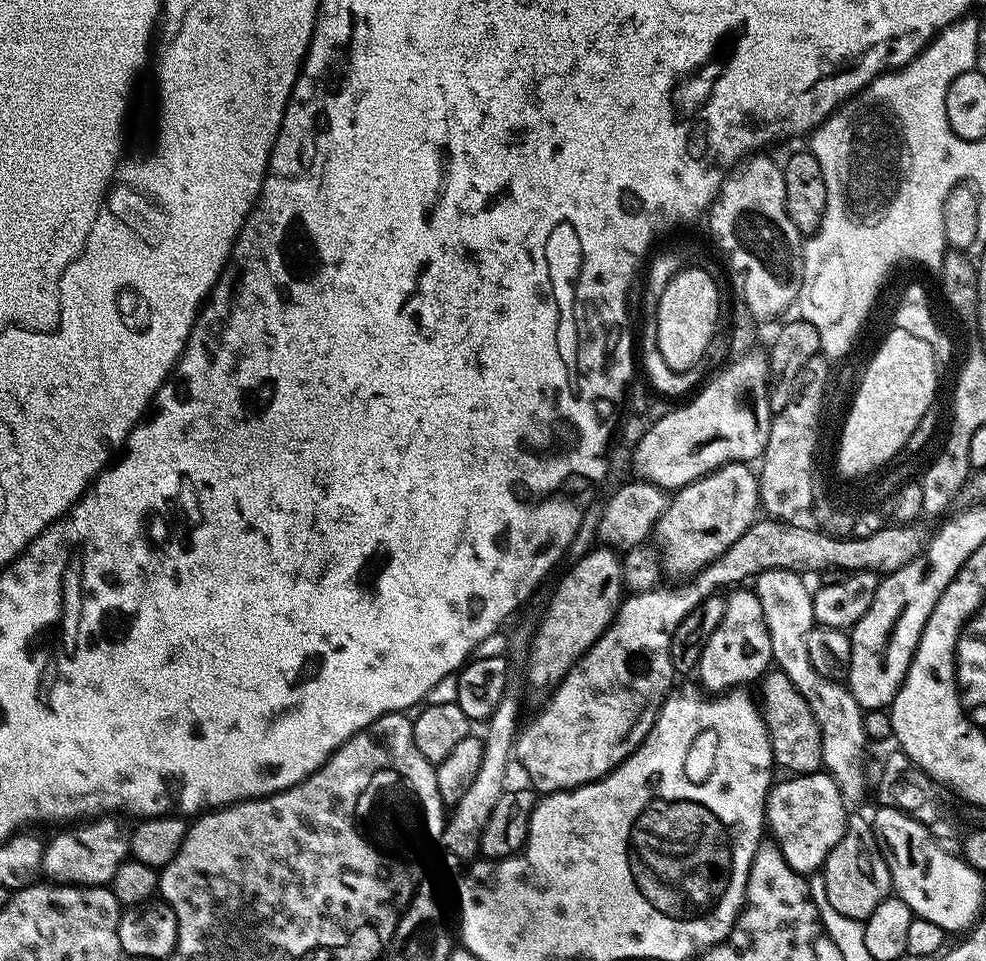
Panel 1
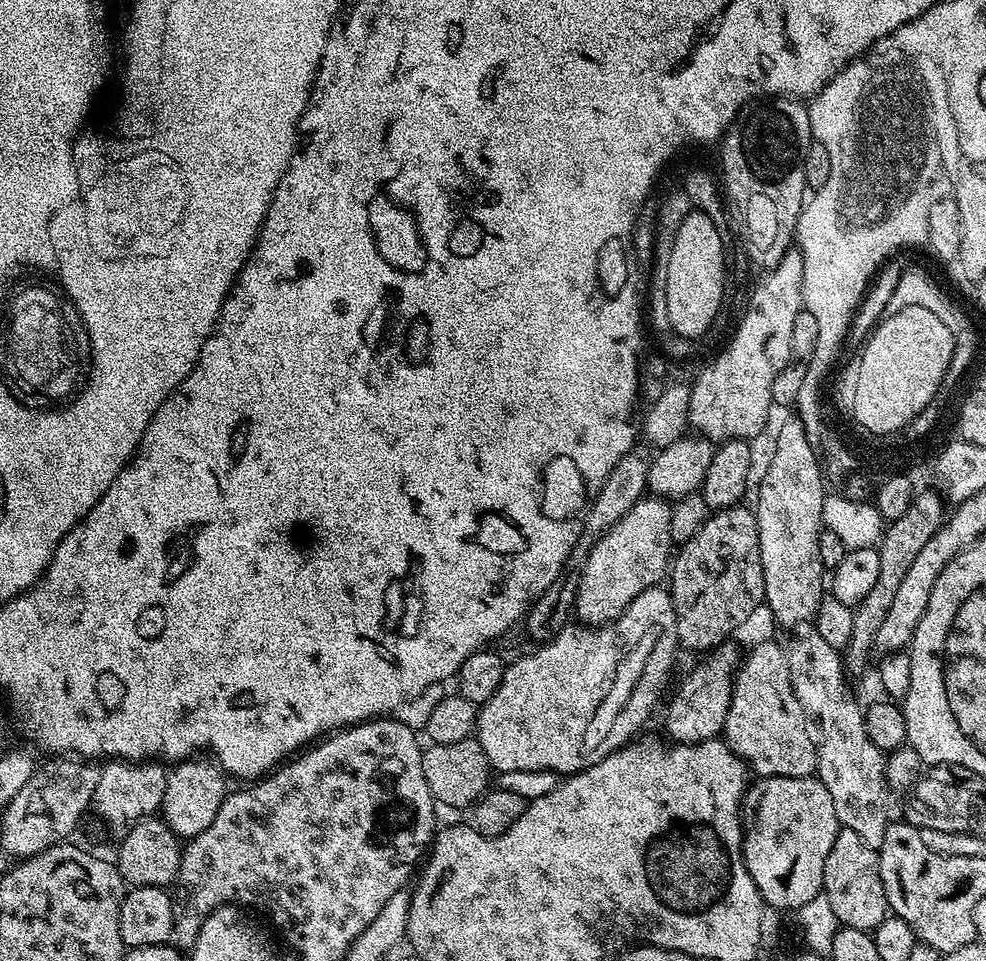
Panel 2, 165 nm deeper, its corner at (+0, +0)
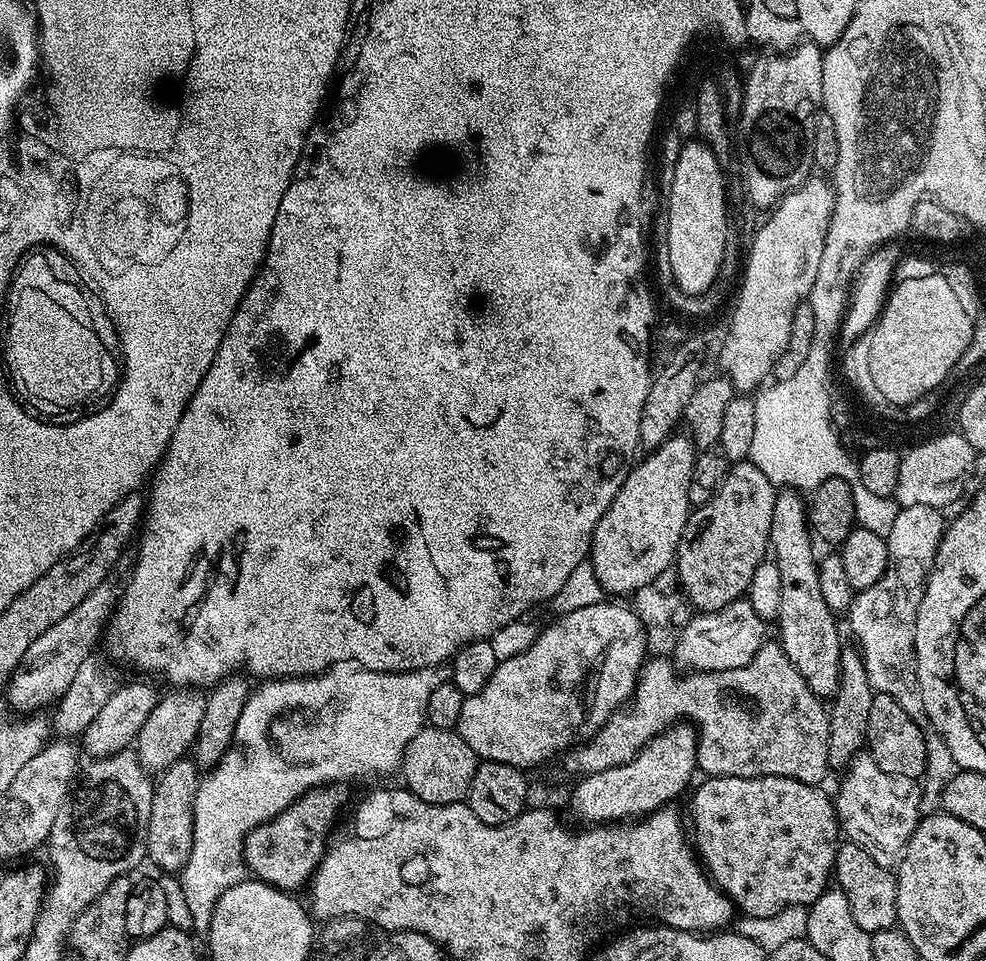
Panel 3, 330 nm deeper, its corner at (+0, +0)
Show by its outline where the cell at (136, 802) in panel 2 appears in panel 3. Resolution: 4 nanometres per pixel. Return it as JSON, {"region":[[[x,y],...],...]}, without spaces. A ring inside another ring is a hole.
{"region":[[[172,690],[169,696],[161,695],[150,718],[138,730],[134,741],[134,755],[138,763],[149,774],[164,772],[175,760],[183,760],[189,755],[196,742],[198,726],[202,726],[202,710],[205,693],[200,690]]]}

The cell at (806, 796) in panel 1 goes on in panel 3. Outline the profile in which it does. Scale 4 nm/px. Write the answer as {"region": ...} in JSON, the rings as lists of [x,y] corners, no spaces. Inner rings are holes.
{"region":[[[709,776],[701,779],[701,784],[695,785],[692,796],[692,820],[690,816],[690,828],[694,833],[694,847],[712,880],[732,900],[733,905],[743,915],[754,918],[766,918],[770,914],[778,914],[778,910],[786,910],[790,906],[803,904],[811,906],[819,896],[829,887],[830,877],[836,866],[836,849],[842,833],[836,822],[836,806],[831,795],[823,791],[823,787],[806,782],[798,782],[794,778],[785,776],[755,776],[754,778],[734,778],[733,776]]]}

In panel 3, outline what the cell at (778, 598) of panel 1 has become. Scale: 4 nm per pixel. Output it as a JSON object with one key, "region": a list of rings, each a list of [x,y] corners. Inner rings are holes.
{"region":[[[867,751],[858,753],[841,776],[844,777],[840,780],[840,789],[834,792],[836,822],[841,833],[851,843],[862,846],[878,866],[895,869],[922,819],[921,785],[910,778],[886,774]]]}

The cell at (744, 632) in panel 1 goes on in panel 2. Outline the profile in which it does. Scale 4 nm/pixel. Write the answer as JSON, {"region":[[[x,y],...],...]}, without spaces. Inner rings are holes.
{"region":[[[725,642],[714,649],[711,649],[703,657],[704,660],[681,684],[680,689],[672,696],[668,704],[668,713],[664,716],[664,728],[668,731],[667,739],[677,744],[697,744],[707,740],[717,739],[724,731],[726,714],[730,710],[730,698],[732,697],[732,681],[736,679],[736,670],[742,663],[742,652],[732,645],[732,642]]]}

